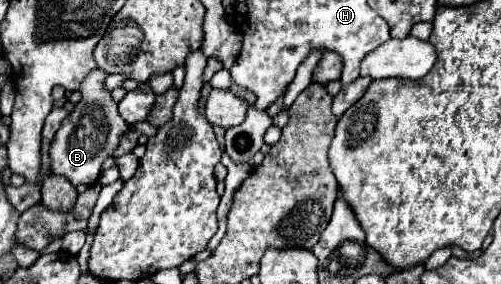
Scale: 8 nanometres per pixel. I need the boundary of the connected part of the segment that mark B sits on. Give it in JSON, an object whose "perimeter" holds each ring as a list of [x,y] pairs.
{"perimeter":[[[95,68],[83,80],[79,92],[81,100],[75,104],[73,112],[61,122],[53,142],[51,142],[51,172],[65,176],[73,186],[79,184],[95,184],[101,174],[101,164],[105,158],[113,156],[115,148],[119,146],[123,134],[129,130],[129,124],[119,116],[117,102],[113,100],[111,92],[105,88],[107,72]]]}

